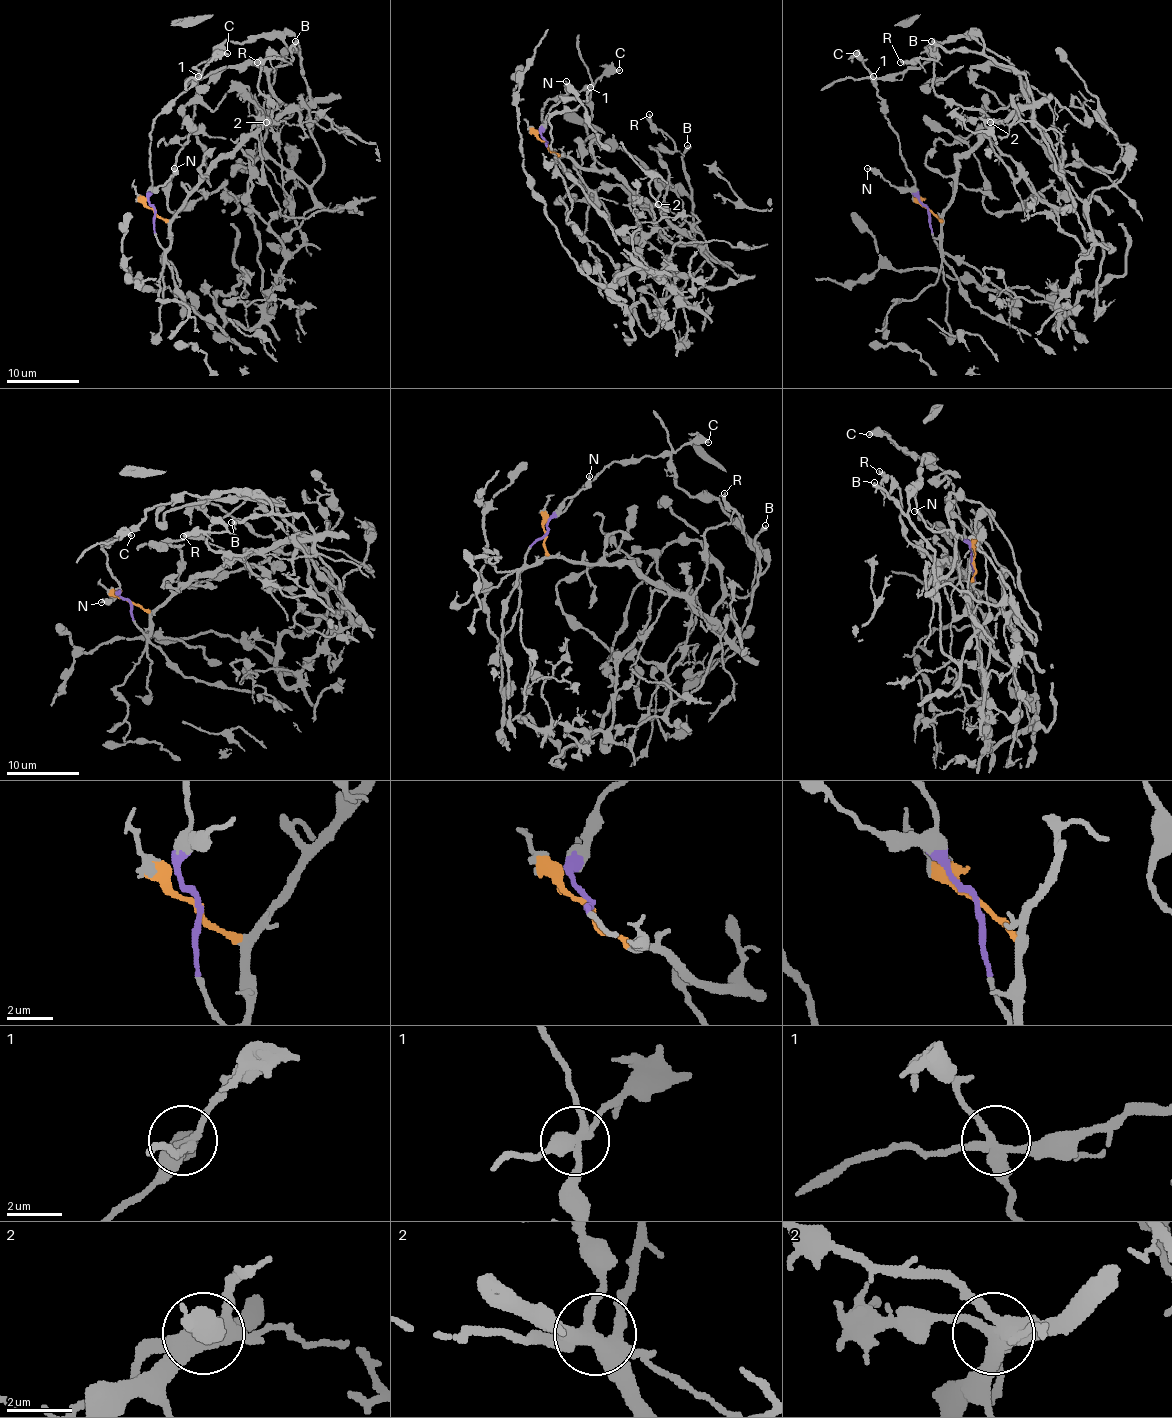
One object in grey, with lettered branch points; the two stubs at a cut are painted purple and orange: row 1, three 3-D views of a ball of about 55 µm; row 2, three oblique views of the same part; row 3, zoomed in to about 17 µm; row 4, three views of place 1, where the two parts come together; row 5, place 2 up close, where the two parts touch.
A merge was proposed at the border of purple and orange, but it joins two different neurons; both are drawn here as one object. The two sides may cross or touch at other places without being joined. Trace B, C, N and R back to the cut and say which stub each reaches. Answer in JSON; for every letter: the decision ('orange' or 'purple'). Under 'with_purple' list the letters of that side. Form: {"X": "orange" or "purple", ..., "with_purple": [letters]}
{"B": "orange", "C": "purple", "N": "purple", "R": "orange", "with_purple": ["C", "N"]}

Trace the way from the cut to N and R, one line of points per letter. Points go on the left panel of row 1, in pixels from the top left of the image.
N: (153, 210), (149, 195), (175, 168)
R: (153, 210), (169, 219), (268, 120), (277, 106), (259, 89), (261, 64), (283, 60), (257, 62)

